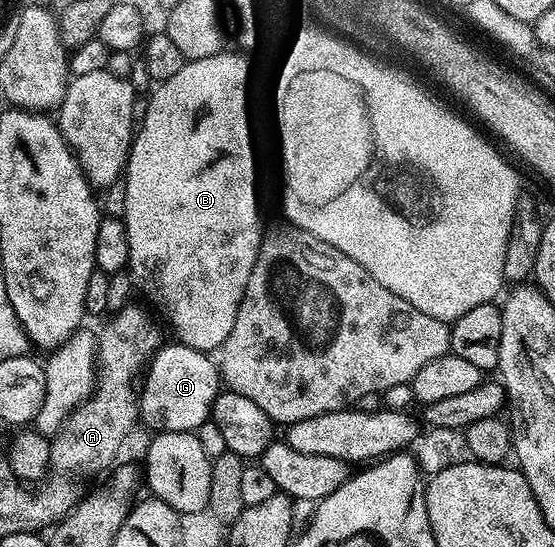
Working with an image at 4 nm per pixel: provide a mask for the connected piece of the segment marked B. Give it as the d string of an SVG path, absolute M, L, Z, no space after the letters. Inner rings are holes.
M222 51L211 55L207 59L195 59L194 61L186 61L182 69L176 75L171 75L171 79L160 82L156 86L157 89L149 97L149 106L145 109L145 118L140 118L139 128L136 130L133 138L133 146L129 149L129 161L125 165L123 174L123 185L125 181L125 213L123 212L123 220L125 222L125 230L127 231L127 247L129 248L129 264L127 272L134 290L137 289L154 305L157 309L165 312L165 317L169 320L169 325L173 328L173 337L178 342L187 347L204 350L217 351L220 350L221 344L227 339L227 335L231 335L231 327L235 327L235 315L239 315L239 303L243 299L243 291L247 291L247 279L251 279L251 267L255 267L255 259L259 255L259 247L263 236L263 228L261 229L261 209L257 206L257 157L253 154L253 133L249 130L249 67L239 57L228 51Z

